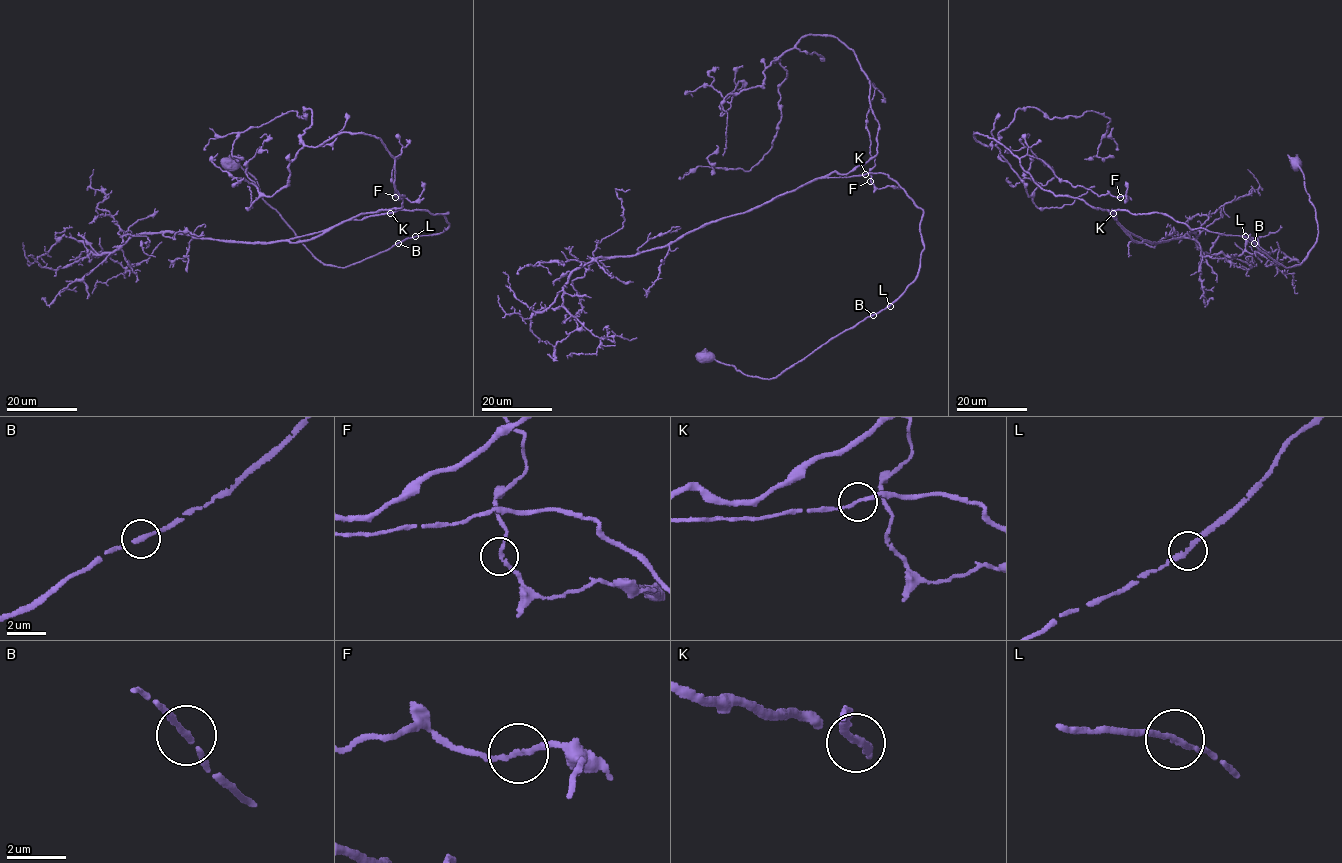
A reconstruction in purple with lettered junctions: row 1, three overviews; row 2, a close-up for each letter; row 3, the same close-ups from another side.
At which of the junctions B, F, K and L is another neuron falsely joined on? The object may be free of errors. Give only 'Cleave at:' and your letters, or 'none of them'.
Cleave at: none of them

